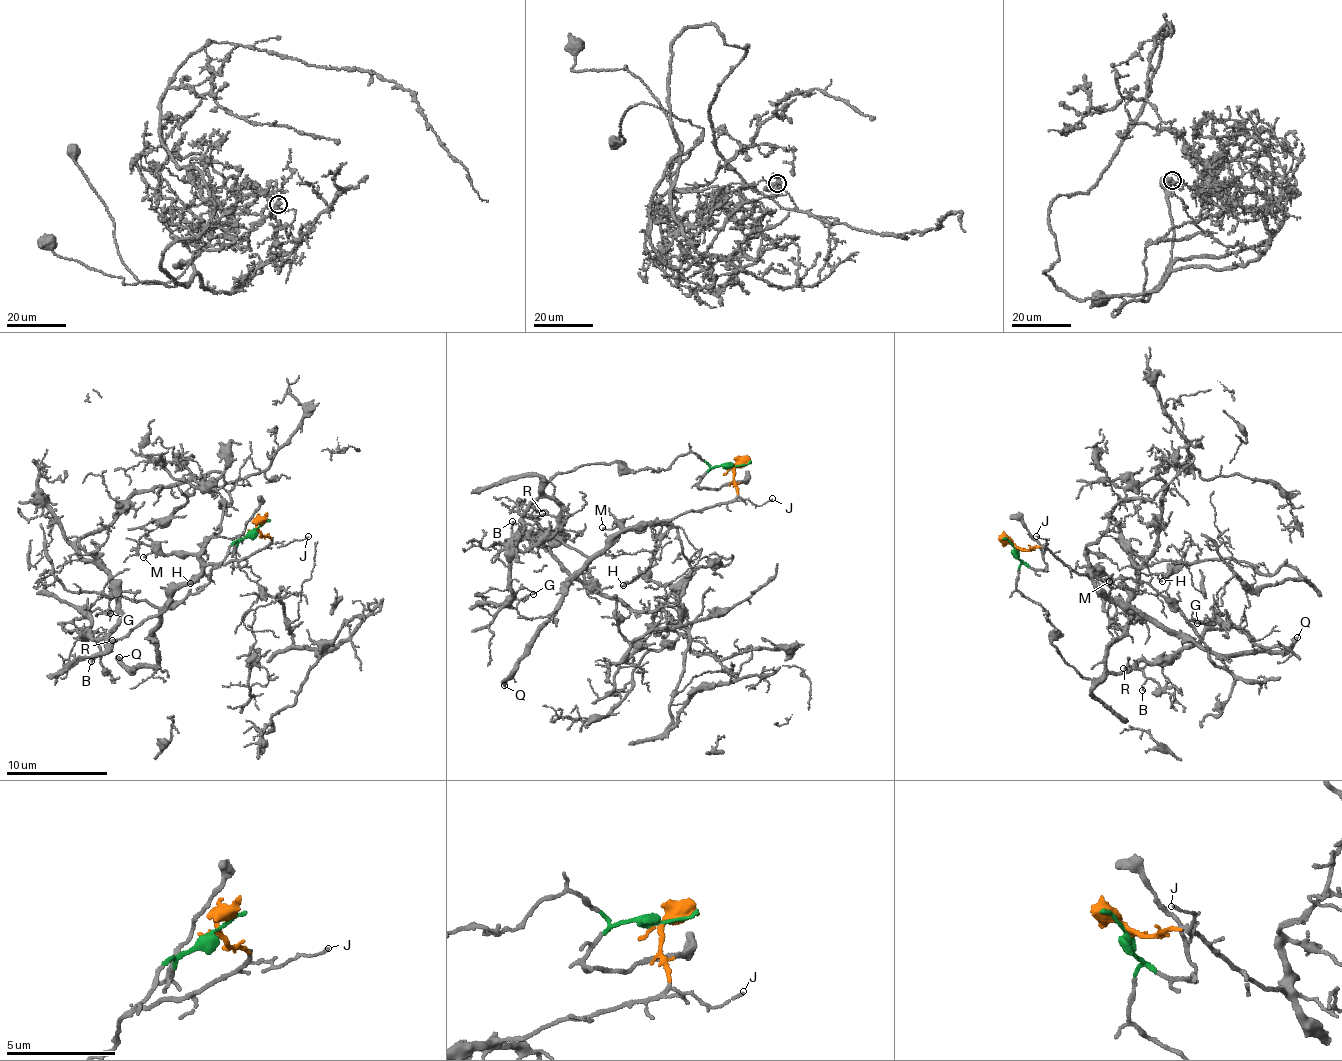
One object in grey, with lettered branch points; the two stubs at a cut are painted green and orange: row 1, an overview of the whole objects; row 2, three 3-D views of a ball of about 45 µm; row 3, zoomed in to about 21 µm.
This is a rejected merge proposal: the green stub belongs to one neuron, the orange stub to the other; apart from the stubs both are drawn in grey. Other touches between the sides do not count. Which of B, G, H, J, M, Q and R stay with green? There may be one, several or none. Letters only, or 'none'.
B, G, R

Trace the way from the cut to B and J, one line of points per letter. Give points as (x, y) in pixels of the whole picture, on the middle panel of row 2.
B: (737, 466), (708, 464), (695, 453), (686, 453), (665, 470), (587, 463), (545, 483), (521, 529), (511, 521)
J: (737, 466), (737, 498), (759, 506), (771, 498)

